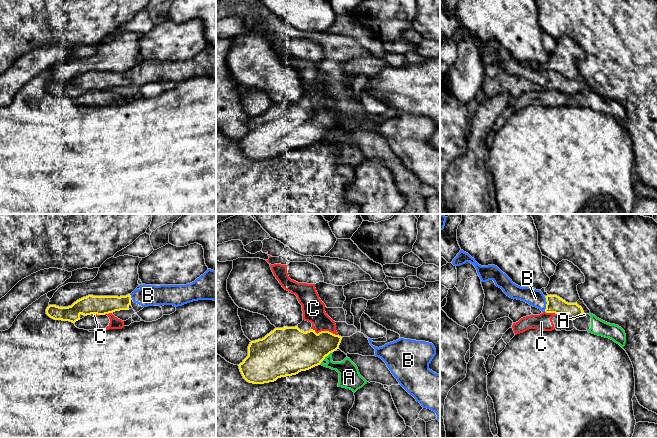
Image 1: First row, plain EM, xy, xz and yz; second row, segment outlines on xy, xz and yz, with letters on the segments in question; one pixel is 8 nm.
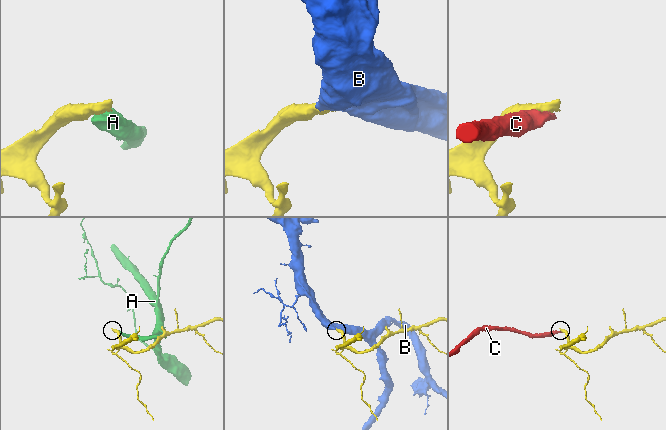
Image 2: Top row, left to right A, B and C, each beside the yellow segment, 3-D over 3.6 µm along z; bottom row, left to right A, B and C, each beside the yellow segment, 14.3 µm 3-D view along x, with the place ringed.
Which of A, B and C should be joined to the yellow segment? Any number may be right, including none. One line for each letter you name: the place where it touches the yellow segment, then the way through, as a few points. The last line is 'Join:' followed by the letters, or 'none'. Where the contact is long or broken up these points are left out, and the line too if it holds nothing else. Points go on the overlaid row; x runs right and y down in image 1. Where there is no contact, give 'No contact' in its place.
B: Touches yellow at yz (546, 304). Path across: yz (555, 304), (546, 304), (535, 298)
Join: B

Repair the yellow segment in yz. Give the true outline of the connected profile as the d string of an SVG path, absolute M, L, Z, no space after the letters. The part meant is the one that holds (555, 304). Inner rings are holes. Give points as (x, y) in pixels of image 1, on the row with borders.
M460 250L453 259L452 264L454 266L460 266L466 262L470 262L475 266L481 283L493 280L495 285L501 288L503 292L512 299L524 301L540 309L542 312L555 313L572 321L584 314L582 307L579 306L577 302L568 303L557 295L544 296L540 290L531 287L520 287L513 283L497 266L481 266L463 250Z

